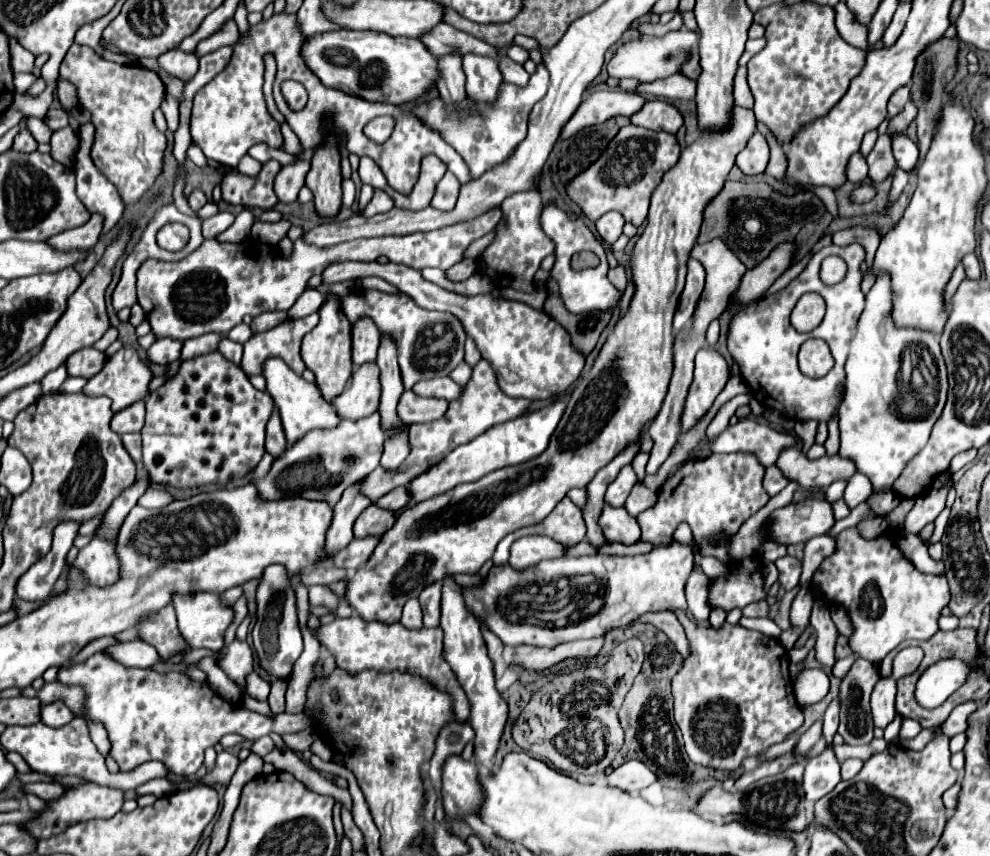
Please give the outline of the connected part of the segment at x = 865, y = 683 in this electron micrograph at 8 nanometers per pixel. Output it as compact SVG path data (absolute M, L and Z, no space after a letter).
M856 659L850 673L840 683L842 711L840 711L840 735L848 745L868 745L874 739L874 727L870 725L870 693L880 679L874 663Z

